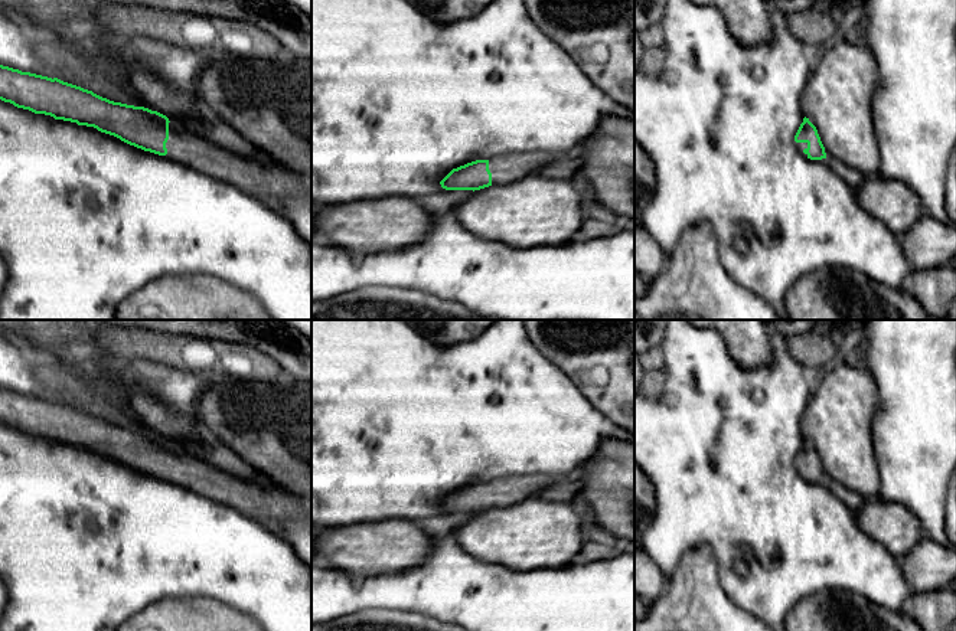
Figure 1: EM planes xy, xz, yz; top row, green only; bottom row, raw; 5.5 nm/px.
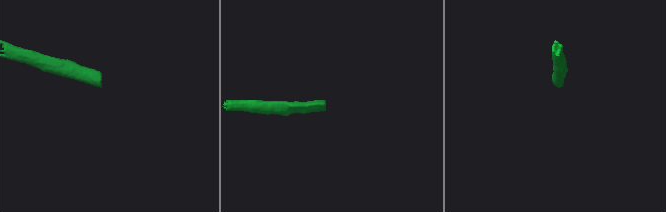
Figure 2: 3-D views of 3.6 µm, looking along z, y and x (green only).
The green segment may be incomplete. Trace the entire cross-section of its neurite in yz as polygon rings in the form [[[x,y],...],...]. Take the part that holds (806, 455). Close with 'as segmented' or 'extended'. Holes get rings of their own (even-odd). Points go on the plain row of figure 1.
[[[803,441],[796,458],[796,468],[799,474],[810,481],[810,483],[822,483],[826,481],[825,470],[820,464],[816,449],[809,444],[809,441]]] | extended

